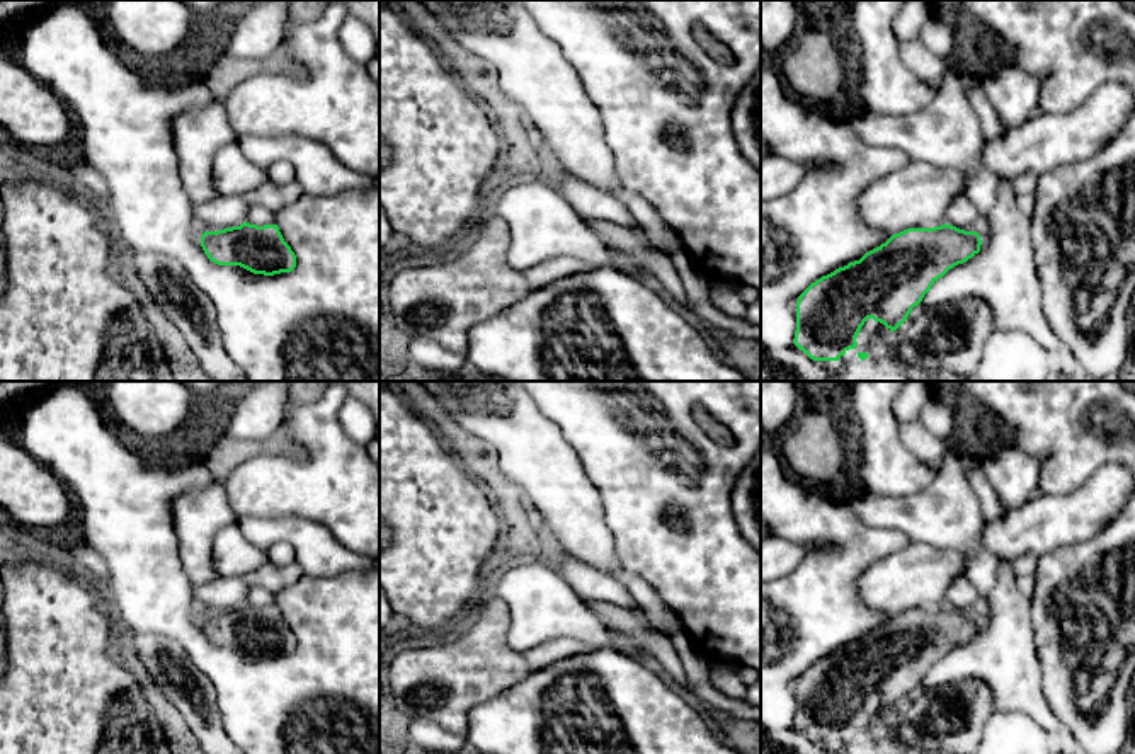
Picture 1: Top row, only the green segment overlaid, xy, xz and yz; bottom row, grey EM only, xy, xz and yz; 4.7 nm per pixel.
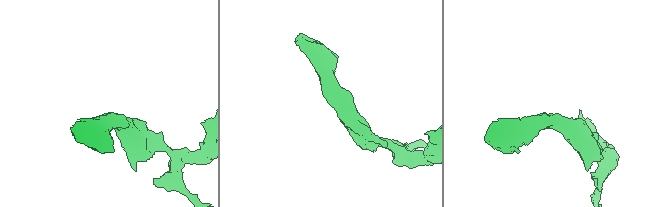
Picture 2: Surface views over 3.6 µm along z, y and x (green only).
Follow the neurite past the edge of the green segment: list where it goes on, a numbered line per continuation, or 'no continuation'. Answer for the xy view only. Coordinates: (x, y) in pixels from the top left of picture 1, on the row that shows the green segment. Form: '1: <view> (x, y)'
no continuation

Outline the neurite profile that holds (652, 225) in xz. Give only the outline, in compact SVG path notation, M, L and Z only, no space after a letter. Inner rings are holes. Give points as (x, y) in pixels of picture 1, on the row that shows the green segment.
M621 187L618 197L635 216L643 238L653 248L665 254L665 220L657 214L657 209L636 191Z

